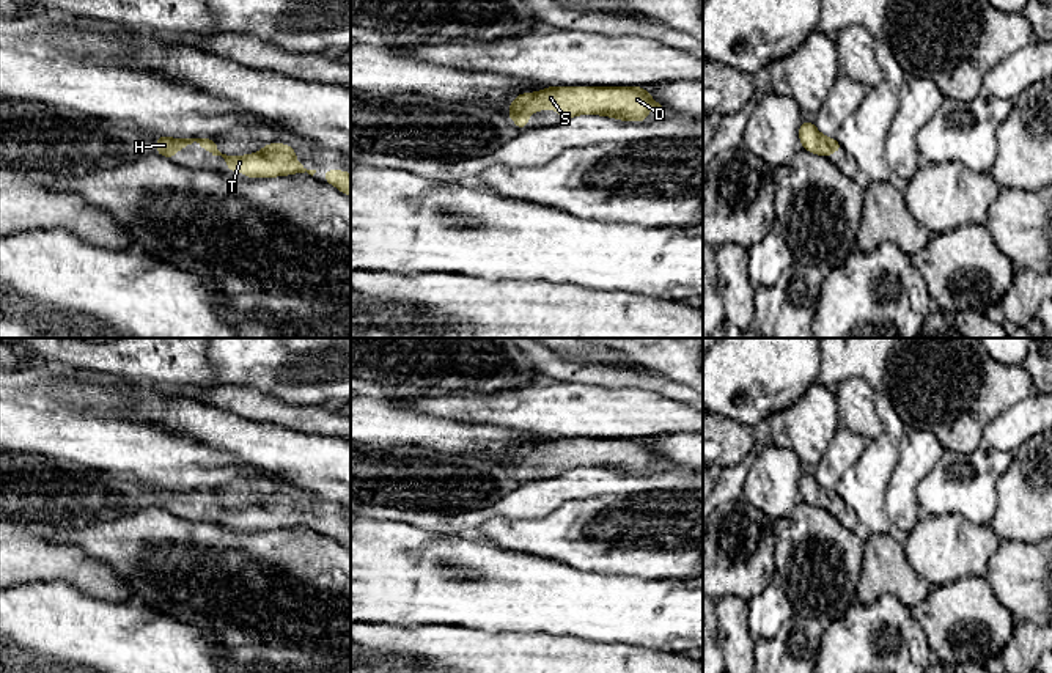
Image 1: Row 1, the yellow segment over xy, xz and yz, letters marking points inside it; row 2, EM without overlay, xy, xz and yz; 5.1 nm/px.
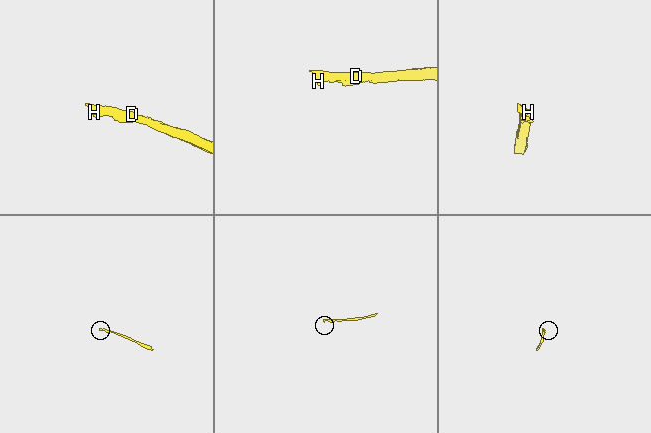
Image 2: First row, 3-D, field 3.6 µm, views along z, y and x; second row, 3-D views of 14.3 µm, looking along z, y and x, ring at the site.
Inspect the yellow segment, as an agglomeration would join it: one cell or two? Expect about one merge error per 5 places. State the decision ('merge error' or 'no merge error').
no merge error

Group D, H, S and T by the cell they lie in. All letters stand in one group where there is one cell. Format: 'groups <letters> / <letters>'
groups D H S T

